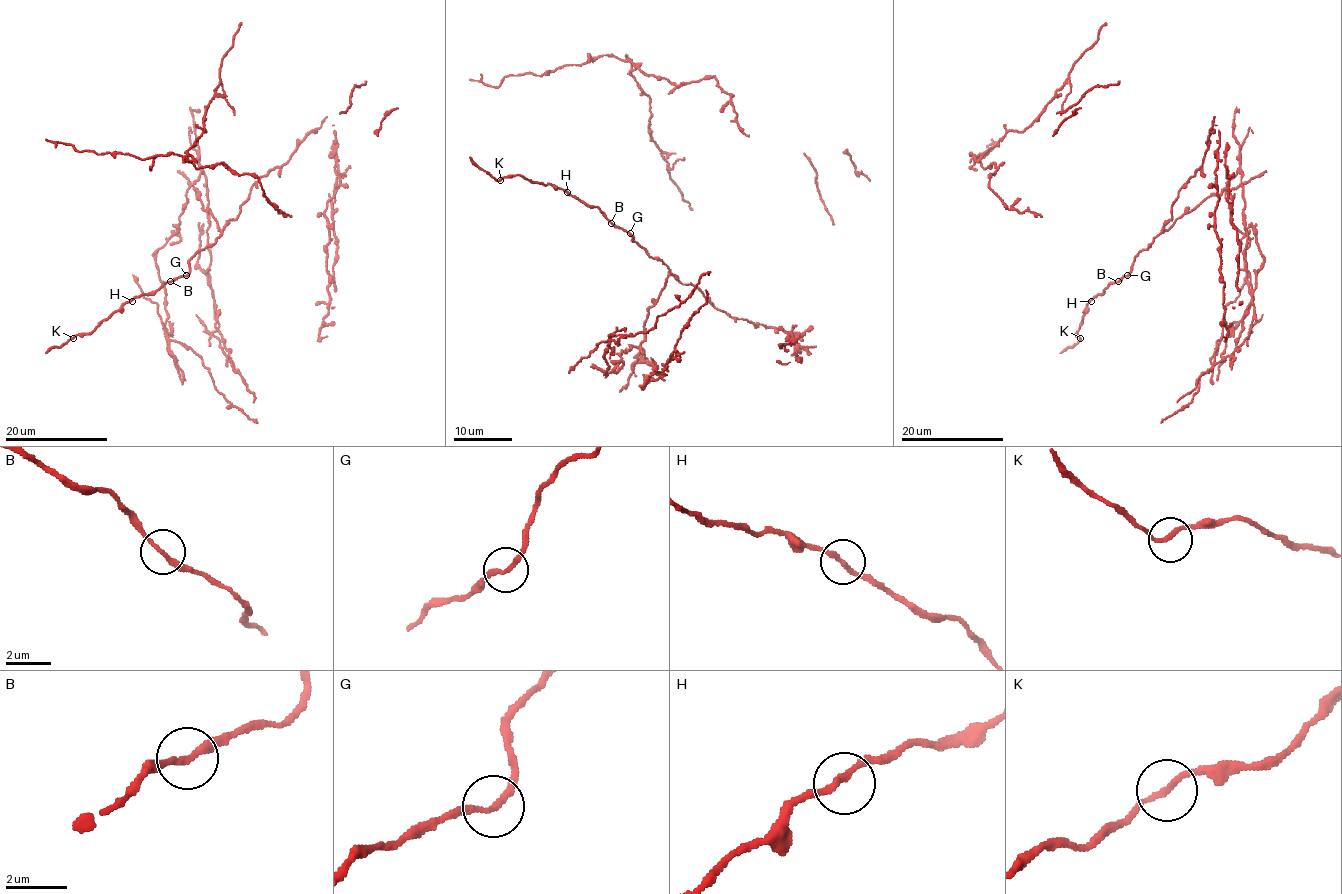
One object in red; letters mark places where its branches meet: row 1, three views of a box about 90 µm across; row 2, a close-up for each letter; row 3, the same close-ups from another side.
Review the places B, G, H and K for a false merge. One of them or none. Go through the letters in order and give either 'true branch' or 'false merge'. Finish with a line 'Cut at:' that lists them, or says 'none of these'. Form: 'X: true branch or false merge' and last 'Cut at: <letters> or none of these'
B: true branch
G: false merge
H: true branch
K: true branch
Cut at: G

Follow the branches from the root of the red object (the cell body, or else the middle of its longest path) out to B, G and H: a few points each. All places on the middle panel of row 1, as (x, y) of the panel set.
B: (662, 259), (653, 259), (627, 231), (611, 223)
G: (662, 259), (653, 259), (633, 240), (630, 233)
H: (662, 259), (653, 259), (627, 231), (615, 227), (596, 207), (586, 205), (567, 192)

